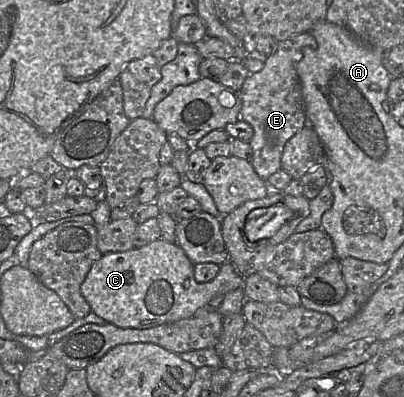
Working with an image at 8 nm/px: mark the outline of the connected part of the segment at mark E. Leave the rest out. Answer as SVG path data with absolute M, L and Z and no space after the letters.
M310 31L278 41L276 51L266 57L263 68L250 73L240 89L240 118L253 128L253 136L249 141L253 150L251 164L259 177L265 181L281 169L281 157L286 142L305 126L305 103L296 71L296 65L303 57L305 47L317 47Z

